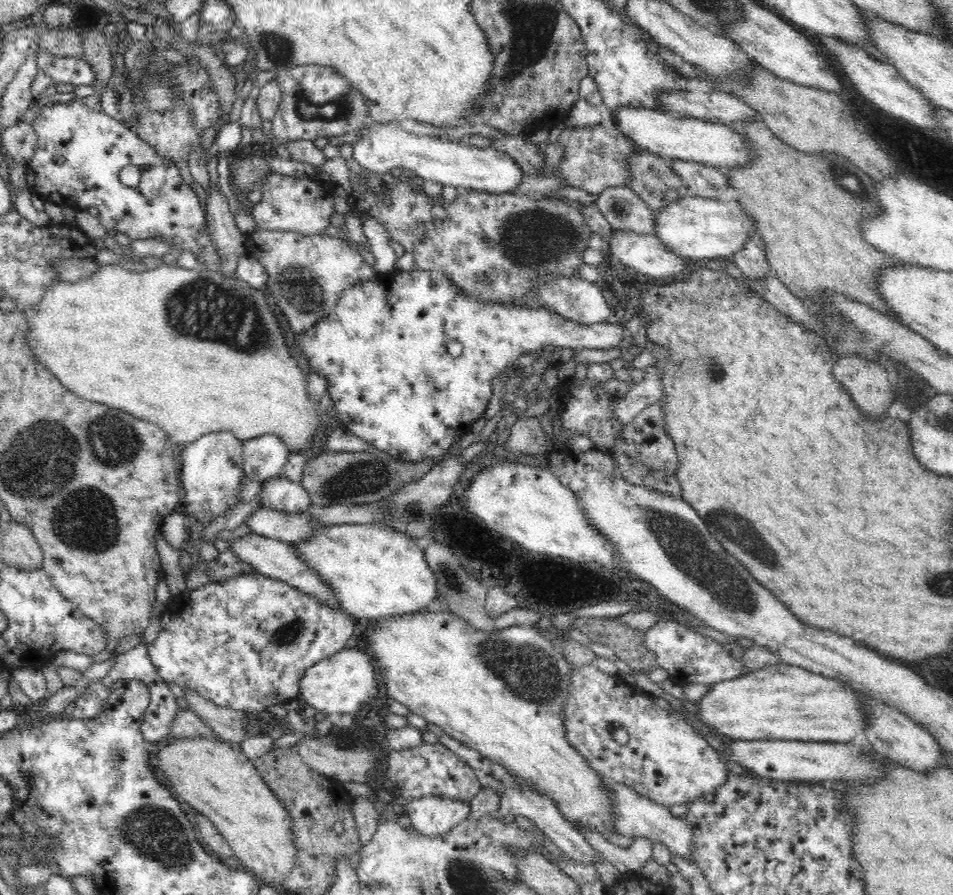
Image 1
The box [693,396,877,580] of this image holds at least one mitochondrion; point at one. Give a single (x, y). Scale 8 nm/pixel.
(726, 524)

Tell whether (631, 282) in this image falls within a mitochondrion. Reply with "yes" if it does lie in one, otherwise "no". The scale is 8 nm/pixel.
no

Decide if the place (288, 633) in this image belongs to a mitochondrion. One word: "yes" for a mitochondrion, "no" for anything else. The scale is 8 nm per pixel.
yes

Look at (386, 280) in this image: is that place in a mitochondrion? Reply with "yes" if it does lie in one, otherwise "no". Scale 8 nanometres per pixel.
no

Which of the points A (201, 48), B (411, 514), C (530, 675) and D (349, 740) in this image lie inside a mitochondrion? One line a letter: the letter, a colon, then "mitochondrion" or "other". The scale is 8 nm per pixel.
A: other
B: mitochondrion
C: mitochondrion
D: mitochondrion

